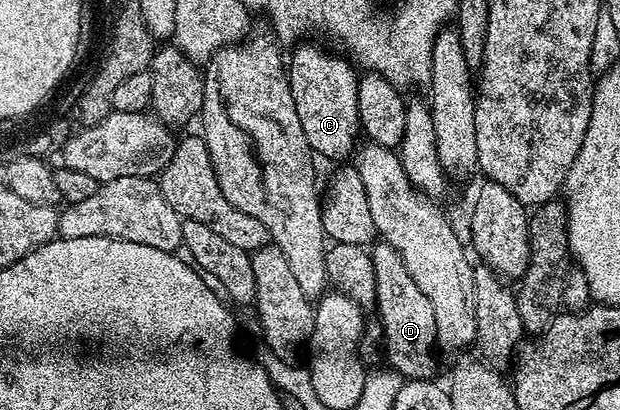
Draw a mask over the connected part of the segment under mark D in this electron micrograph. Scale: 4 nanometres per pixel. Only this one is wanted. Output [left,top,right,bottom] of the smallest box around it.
[370,241,435,379]

